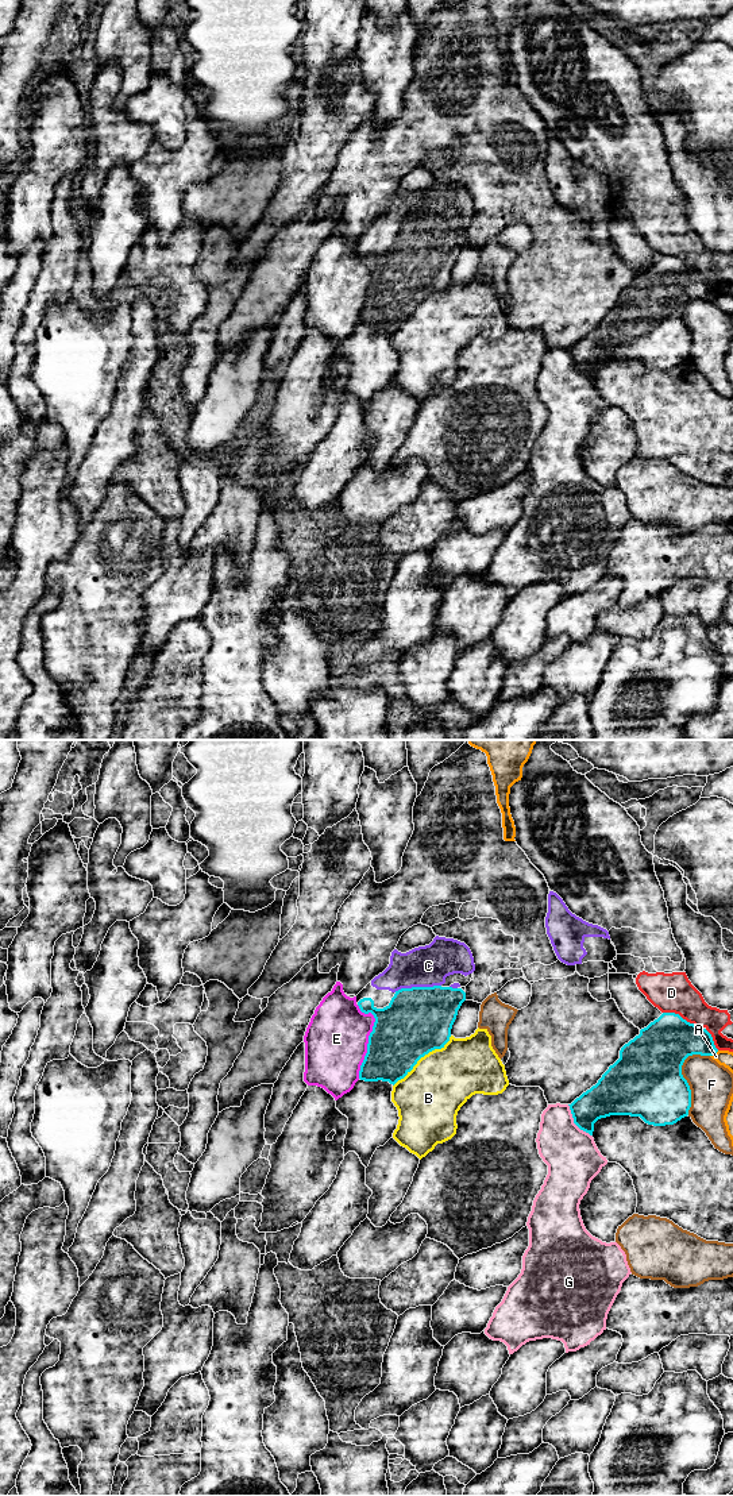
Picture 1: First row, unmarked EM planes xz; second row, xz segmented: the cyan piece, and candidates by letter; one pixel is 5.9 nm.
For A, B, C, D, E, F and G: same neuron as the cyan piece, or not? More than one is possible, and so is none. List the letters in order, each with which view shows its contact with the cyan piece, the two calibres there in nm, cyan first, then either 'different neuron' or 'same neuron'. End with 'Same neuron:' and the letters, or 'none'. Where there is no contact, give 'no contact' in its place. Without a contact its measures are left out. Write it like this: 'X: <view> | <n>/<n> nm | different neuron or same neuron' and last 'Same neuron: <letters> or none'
A: xz | 260/100 nm | different neuron
B: xz | 400/380 nm | different neuron
C: xz | 400/240 nm | same neuron
D: xz | 320/240 nm | different neuron
E: xz | 380/380 nm | different neuron
F: xz | 420/260 nm | different neuron
G: xz | 220/320 nm | different neuron
Same neuron: C

